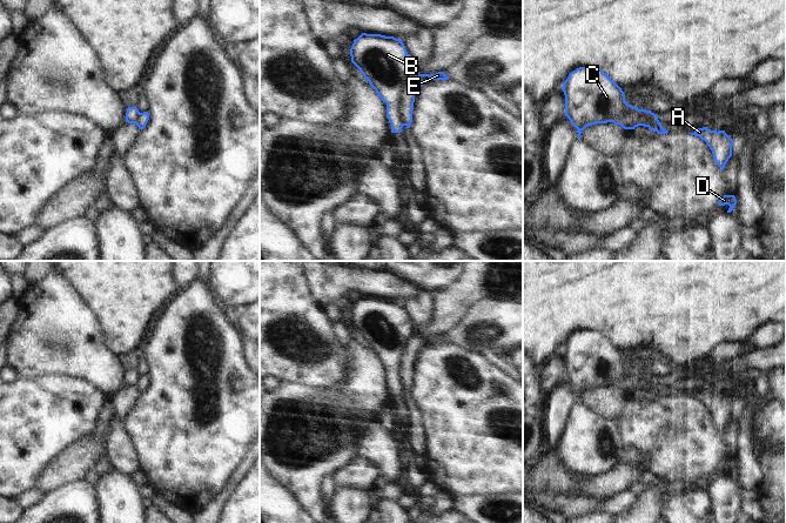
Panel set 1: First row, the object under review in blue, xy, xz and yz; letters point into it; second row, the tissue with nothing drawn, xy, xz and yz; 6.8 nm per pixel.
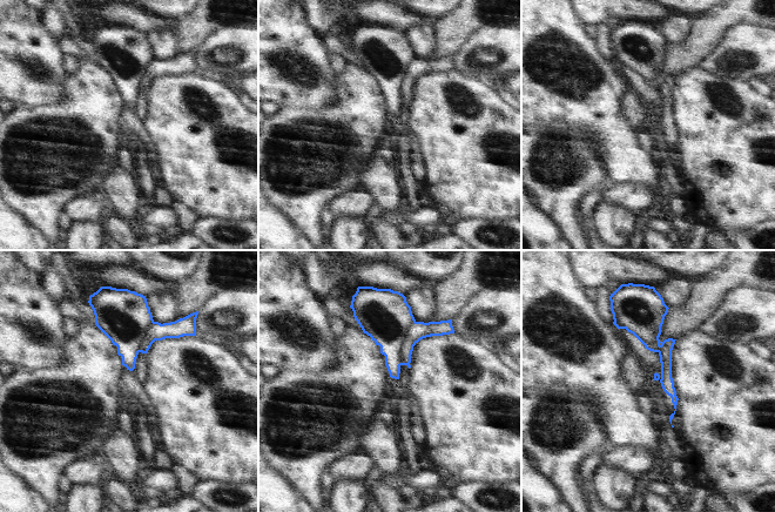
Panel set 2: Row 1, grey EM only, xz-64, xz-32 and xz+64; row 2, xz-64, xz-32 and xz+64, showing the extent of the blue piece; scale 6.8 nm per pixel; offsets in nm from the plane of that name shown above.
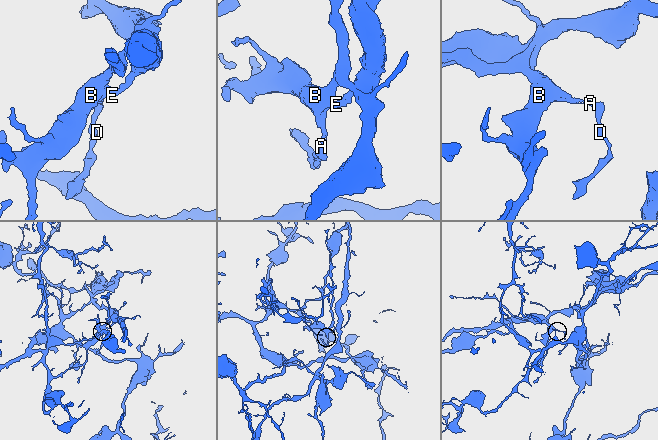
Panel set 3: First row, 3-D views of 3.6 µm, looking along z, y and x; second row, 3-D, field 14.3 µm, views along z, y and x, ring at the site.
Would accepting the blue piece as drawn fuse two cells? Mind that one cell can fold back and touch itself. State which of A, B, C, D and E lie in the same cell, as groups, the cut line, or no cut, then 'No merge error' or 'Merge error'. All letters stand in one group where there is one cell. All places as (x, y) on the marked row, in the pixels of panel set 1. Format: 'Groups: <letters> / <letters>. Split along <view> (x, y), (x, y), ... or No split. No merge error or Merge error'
Groups: A D E / B C. Split along xz (412, 71), (407, 79), (400, 101), (400, 118), (403, 125). Merge error

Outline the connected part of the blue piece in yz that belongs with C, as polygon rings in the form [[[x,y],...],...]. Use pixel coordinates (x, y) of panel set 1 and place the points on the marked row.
[[[577,68],[569,74],[562,89],[565,115],[577,128],[579,140],[587,126],[612,122],[624,112],[638,112],[649,120],[658,120],[651,110],[629,105],[622,88],[600,68]]]

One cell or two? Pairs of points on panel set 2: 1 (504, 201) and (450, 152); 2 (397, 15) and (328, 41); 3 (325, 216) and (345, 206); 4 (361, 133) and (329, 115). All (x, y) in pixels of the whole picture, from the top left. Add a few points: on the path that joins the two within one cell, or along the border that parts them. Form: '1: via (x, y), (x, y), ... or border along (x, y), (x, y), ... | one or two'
1: via (491, 188), (463, 160) | one
2: border along (325, 33), (322, 38) | two
3: border along (329, 204), (329, 211), (334, 219) | two
4: via (352, 129), (337, 120) | one

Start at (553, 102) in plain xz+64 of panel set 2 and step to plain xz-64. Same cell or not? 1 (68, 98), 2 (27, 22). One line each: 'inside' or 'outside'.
1: outside
2: inside

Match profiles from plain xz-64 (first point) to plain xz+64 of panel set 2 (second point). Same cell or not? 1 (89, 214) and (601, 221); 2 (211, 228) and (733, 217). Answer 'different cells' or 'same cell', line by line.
1: different cells
2: different cells

